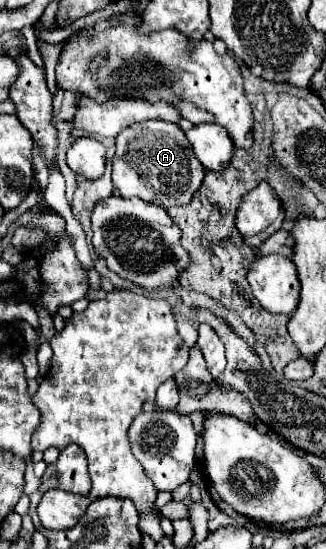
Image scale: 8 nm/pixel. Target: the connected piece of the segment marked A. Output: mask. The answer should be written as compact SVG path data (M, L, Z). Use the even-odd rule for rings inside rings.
M146 120L124 128L116 136L116 154L112 158L112 182L122 198L142 198L146 202L168 206L190 204L192 194L200 188L204 166L194 156L188 138L174 122Z

